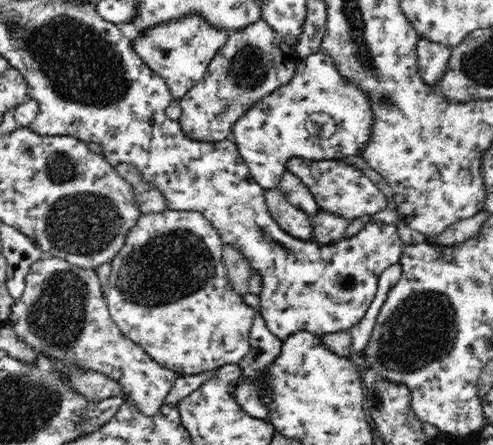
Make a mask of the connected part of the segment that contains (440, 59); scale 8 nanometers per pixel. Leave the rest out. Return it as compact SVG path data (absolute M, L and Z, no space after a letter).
M418 36L416 52L419 75L422 77L424 84L437 90L435 88L436 82L441 80L444 72L448 70L451 47L444 46L439 42L430 42Z

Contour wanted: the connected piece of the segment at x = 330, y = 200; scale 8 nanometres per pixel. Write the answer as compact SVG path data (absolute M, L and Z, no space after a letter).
M290 158L286 162L285 170L294 173L310 193L320 209L336 213L350 220L361 220L375 212L386 209L388 201L384 195L363 171L354 165L346 164L343 160L308 160L304 158Z

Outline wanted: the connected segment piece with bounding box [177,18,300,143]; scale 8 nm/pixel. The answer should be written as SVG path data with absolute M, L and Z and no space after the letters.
M262 18L232 33L198 84L180 98L182 112L177 122L182 131L194 140L211 143L231 138L233 125L246 110L294 78L299 59L294 45Z

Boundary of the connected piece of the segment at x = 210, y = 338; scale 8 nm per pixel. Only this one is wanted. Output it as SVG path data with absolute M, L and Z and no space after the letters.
M166 209L159 213L150 213L142 215L128 231L125 243L118 251L118 254L110 260L111 273L105 294L108 310L114 323L120 328L121 332L130 338L135 344L138 344L145 352L161 366L173 370L178 376L197 375L210 370L218 370L226 364L239 364L250 349L250 330L255 319L256 308L248 306L242 295L234 292L229 281L227 270L222 258L225 243L222 242L217 228L204 217L201 212L179 211Z

